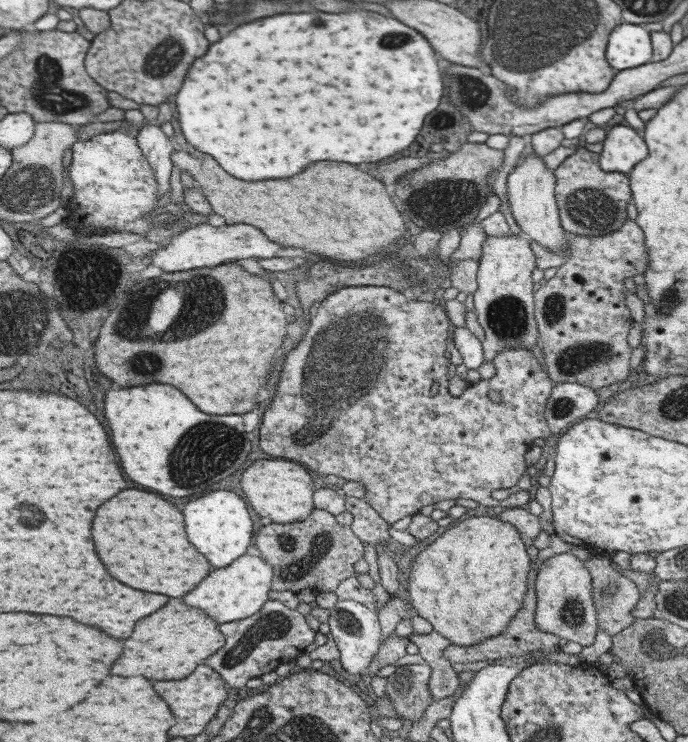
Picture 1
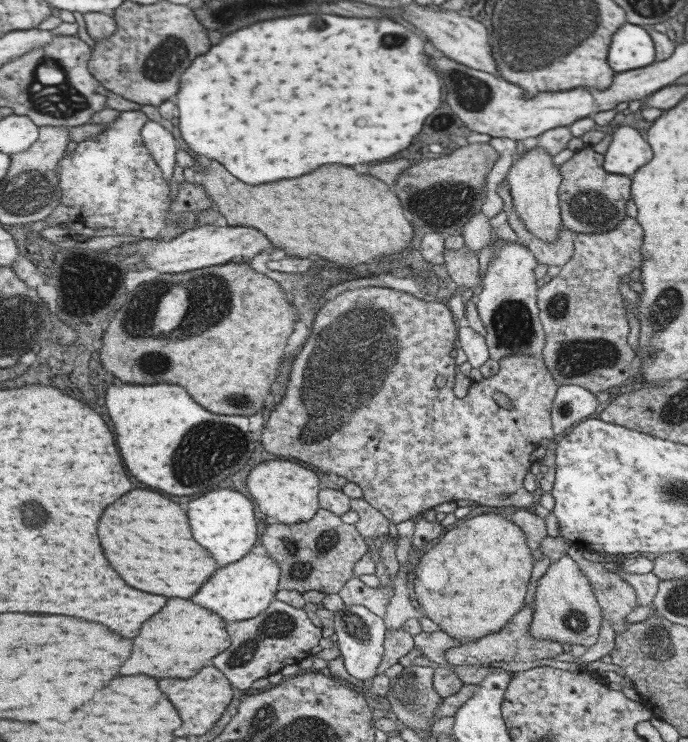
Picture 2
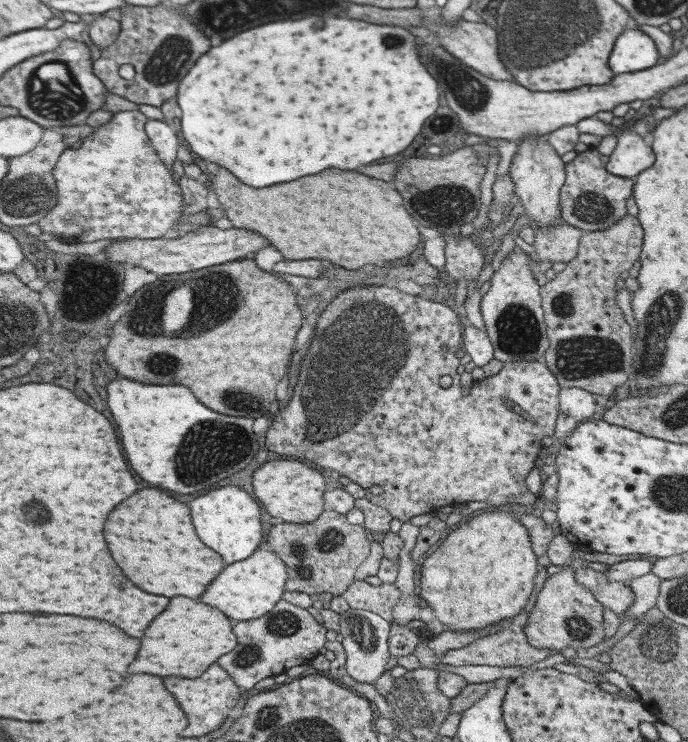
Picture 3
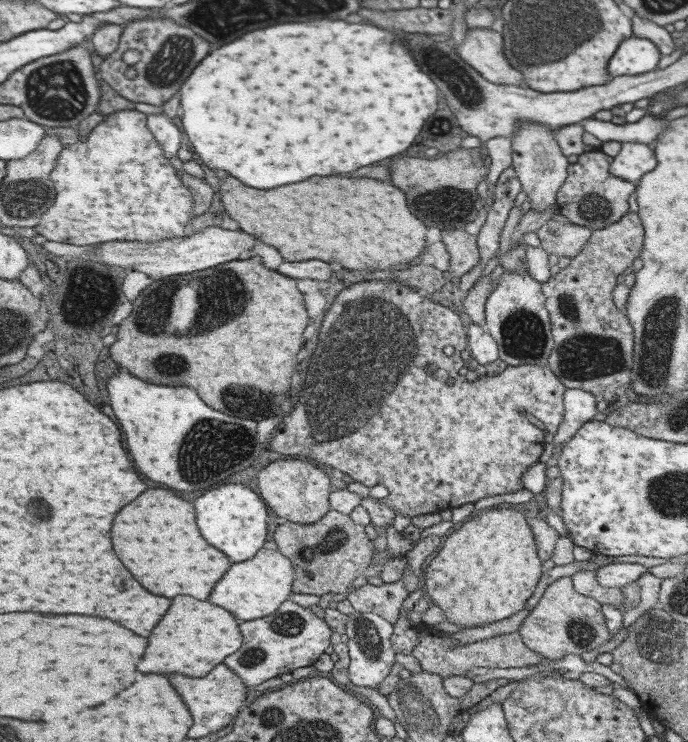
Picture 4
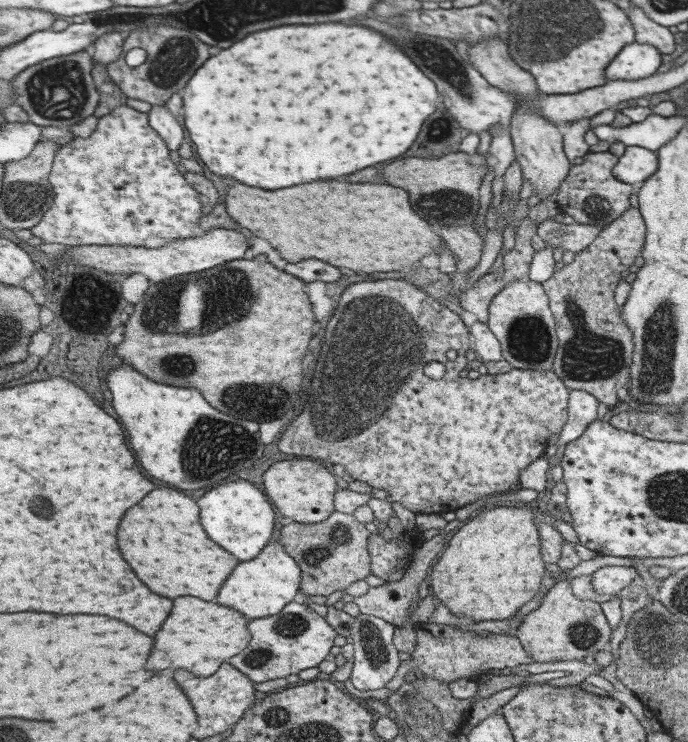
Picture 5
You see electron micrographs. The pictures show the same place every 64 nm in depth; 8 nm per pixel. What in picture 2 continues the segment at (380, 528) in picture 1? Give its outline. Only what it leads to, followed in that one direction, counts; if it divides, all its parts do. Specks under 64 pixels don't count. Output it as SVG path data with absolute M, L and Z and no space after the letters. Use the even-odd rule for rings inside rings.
M362 498L349 499L349 510L357 514L357 521L354 523L355 531L363 538L377 538L386 536L388 532L388 521L383 514L367 504Z

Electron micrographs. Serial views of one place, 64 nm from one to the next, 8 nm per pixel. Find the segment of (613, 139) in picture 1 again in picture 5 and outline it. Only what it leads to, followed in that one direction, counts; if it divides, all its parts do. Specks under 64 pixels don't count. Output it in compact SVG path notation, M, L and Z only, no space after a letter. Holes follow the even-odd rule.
M625 146L623 154L617 157L614 175L626 184L643 184L649 175L656 174L659 160L652 150L638 146Z

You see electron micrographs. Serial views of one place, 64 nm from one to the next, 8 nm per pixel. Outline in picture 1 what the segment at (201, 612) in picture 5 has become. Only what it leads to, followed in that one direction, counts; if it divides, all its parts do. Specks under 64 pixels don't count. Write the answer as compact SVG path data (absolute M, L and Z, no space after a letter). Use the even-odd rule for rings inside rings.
M173 598L165 608L161 608L161 612L155 612L137 624L137 632L125 640L125 656L117 660L113 674L145 676L155 680L183 680L193 674L193 668L200 666L199 662L204 663L224 644L224 634L220 632L217 620Z

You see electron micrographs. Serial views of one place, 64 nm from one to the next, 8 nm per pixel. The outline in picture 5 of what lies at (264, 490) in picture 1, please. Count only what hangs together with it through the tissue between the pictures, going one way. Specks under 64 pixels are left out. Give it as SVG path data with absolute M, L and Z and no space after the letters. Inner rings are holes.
M281 460L271 464L263 476L263 488L273 500L273 508L288 521L300 524L323 523L335 510L335 478L321 464L313 460Z

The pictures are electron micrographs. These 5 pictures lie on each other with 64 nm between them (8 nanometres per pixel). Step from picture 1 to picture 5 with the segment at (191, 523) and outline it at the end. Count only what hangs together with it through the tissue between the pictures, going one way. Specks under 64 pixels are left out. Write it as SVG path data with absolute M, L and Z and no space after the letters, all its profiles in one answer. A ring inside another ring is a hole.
M229 482L205 492L197 504L201 504L201 524L209 532L209 540L217 540L221 548L233 552L237 560L255 559L267 544L273 528L273 508L265 496L249 482Z

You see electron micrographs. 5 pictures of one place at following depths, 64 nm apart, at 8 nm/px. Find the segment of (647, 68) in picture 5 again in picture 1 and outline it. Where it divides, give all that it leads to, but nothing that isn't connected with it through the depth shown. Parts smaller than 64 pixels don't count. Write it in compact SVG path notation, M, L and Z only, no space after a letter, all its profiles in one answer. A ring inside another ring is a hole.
M619 24L609 37L609 65L617 71L640 67L651 62L649 34L639 24Z

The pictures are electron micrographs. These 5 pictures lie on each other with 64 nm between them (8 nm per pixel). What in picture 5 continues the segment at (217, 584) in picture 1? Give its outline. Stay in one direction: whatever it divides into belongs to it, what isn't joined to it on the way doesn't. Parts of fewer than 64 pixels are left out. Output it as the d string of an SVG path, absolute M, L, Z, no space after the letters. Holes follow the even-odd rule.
M276 541L249 562L237 564L233 568L233 576L229 576L229 584L221 588L221 604L229 608L237 608L241 616L248 620L256 618L274 618L293 602L294 596L300 590L302 573L294 557L288 555Z

